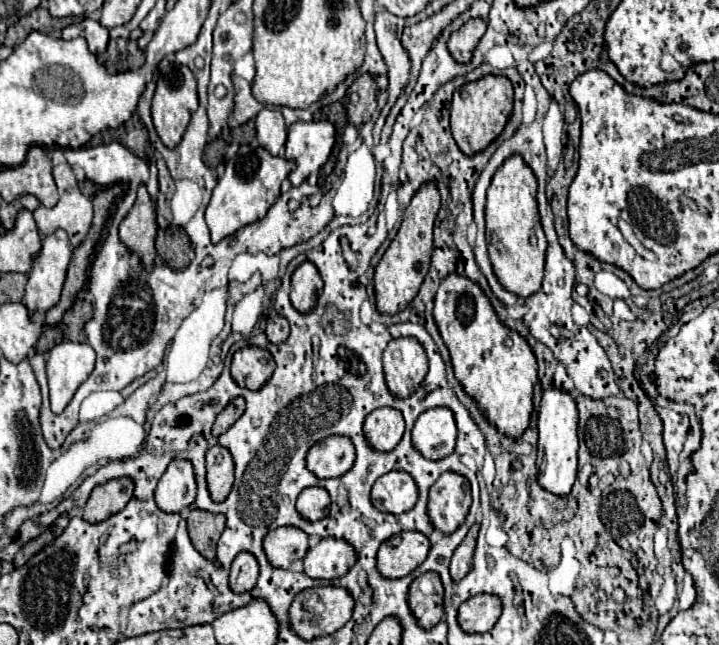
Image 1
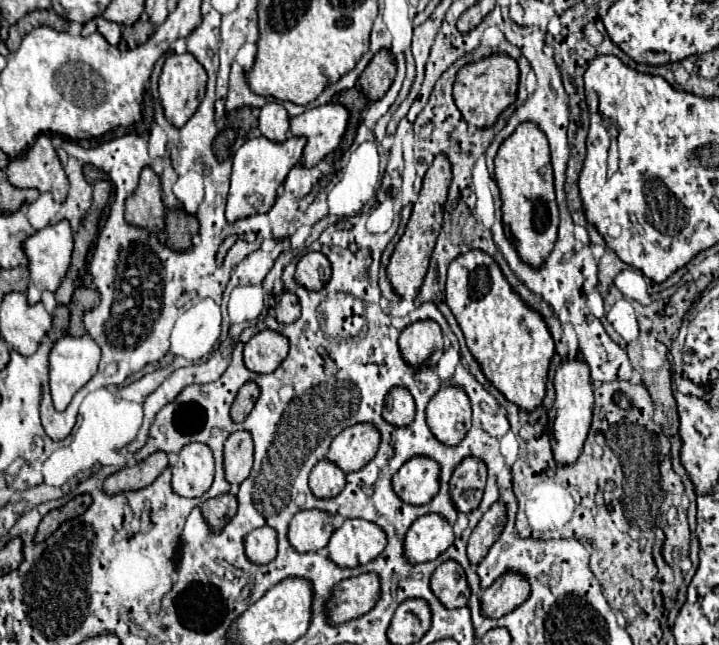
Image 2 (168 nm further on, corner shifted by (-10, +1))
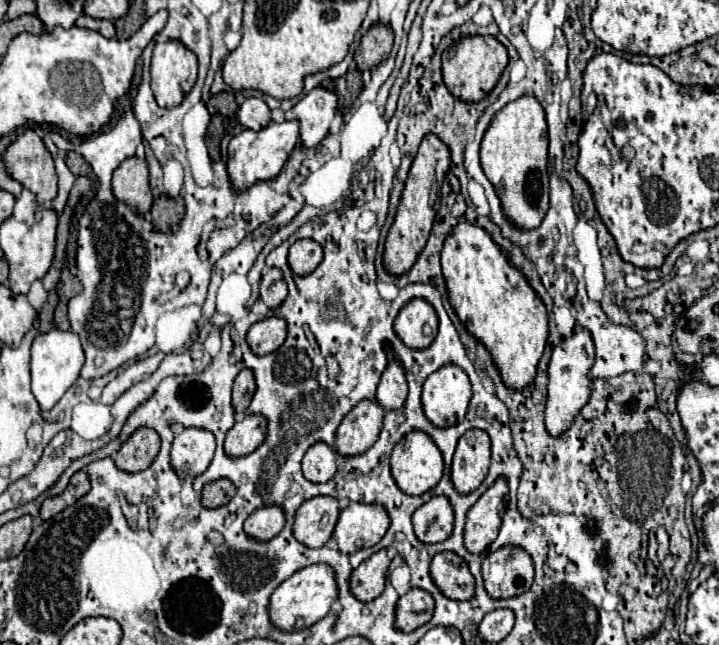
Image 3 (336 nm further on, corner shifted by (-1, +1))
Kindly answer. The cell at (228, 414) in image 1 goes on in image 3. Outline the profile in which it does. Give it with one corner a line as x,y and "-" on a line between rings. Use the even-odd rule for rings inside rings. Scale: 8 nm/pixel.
243,369
233,383
233,409
235,409
235,419
243,419
245,411
255,395
255,377
251,369

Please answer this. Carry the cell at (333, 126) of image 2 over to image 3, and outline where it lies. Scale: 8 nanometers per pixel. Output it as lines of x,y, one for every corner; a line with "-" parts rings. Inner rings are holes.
311,89
293,109
285,113
285,119
297,119
301,123
301,141
305,147
317,147
329,133
331,121
337,109
337,95
329,89

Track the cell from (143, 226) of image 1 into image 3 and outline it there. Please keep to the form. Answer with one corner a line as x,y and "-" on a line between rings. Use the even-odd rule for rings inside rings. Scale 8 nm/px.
135,155
127,157
113,171
113,193
119,201
125,201
137,213
145,215
153,203
147,163

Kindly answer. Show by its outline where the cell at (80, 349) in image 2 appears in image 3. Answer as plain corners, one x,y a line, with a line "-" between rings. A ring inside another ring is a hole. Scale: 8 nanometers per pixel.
51,329
49,333
37,333
31,345
31,391
41,411
53,409
53,405
63,397
63,393
77,381
83,363
85,353
81,349
79,337
73,331

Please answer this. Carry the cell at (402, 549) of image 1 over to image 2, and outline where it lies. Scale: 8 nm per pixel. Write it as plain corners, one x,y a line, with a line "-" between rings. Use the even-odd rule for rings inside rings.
430,513
416,519
408,529
404,539
404,557
412,565
434,561
440,553
444,553
452,545
452,541
454,541
452,525
444,517

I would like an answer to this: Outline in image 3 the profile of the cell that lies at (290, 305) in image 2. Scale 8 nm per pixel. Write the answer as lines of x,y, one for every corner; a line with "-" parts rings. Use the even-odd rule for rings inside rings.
277,267
267,269
263,273
263,279
261,279
261,299
263,299
263,303
269,309
275,309
285,301
285,297
287,297
287,283
283,279
281,269
277,269

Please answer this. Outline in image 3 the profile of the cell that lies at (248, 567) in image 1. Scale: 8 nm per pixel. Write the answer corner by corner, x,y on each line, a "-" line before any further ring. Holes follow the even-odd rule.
265,505
257,511
253,511
245,521
245,531
257,541
269,541
273,539
285,525
285,511
281,505
271,505
267,509

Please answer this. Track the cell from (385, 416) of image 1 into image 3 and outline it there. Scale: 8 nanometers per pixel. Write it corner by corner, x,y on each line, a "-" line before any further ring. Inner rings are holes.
391,359
377,387
377,403
389,411
401,409
401,405
405,403
405,397
407,397
405,369
397,359

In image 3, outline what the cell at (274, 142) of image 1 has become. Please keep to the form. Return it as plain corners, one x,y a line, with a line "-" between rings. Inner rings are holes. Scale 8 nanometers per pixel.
247,97
237,109
237,119
243,127
259,131
271,121
271,111
263,99
257,97

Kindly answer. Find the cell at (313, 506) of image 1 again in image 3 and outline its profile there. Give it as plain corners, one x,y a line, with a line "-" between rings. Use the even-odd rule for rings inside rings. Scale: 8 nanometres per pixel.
317,441
311,445
303,457
303,475
313,483
325,483
329,481
337,471
337,453
325,445
323,441

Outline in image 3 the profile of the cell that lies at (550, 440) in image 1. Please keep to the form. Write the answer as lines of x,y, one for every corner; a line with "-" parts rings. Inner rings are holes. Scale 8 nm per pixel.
577,327
573,335
565,337
557,347
553,347
551,361
549,361
549,385
547,385
547,409
545,409
545,425
549,433
561,435
573,421
573,417
581,411
581,407
589,399
591,391
591,377
589,369
595,361
595,349
593,349
593,337
587,329

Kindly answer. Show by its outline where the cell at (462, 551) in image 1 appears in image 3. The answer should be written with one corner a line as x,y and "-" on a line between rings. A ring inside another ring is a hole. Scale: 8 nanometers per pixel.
499,477
467,511
465,523
465,547
471,553
485,553
495,541
503,513
507,509
509,483
505,477

